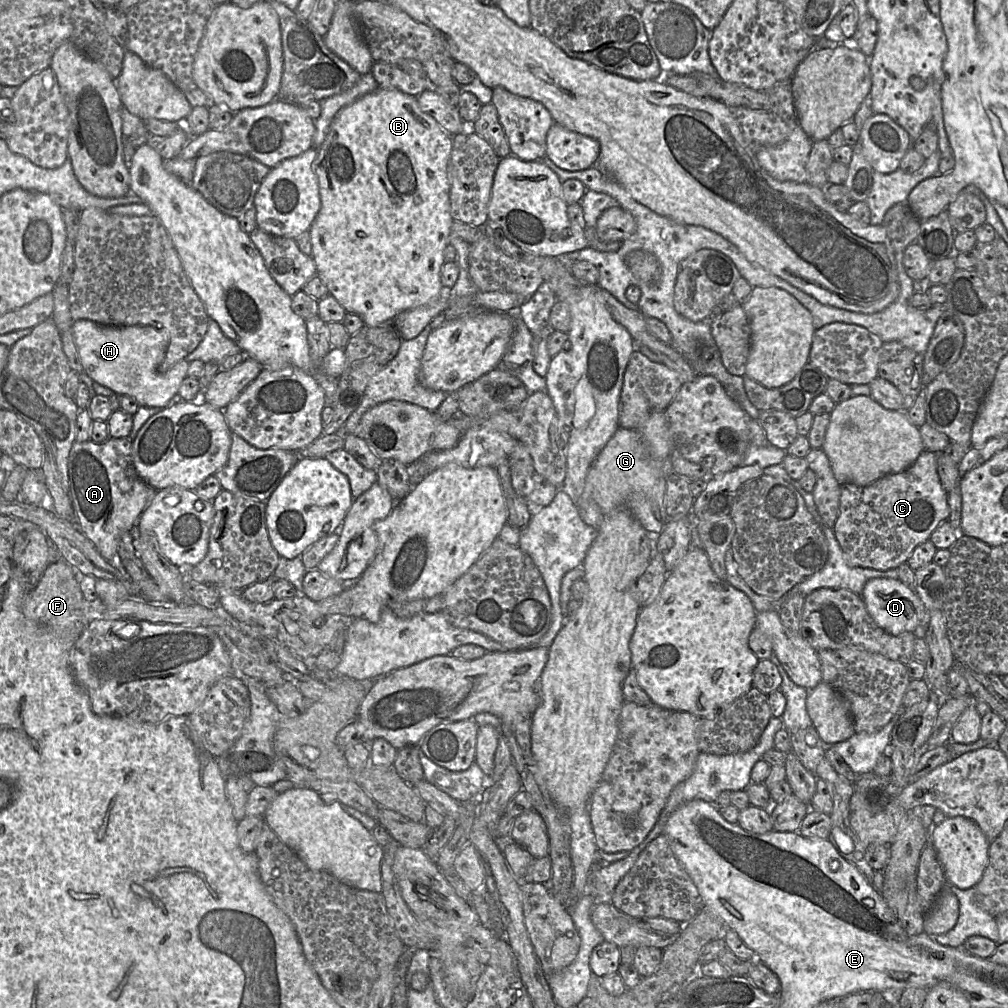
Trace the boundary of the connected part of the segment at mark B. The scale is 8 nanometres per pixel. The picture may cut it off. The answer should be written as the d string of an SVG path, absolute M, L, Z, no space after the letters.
M378 88L341 108L333 118L323 143L317 149L313 169L318 179L321 207L309 229L312 245L311 256L316 265L316 275L327 286L329 294L335 297L346 313L359 315L367 326L375 327L392 322L398 313L430 301L443 287L440 271L445 262L444 249L448 245L454 221L451 215L448 180L448 163L453 146L452 137L453 135L445 132L432 116L420 109L417 97L396 89Z

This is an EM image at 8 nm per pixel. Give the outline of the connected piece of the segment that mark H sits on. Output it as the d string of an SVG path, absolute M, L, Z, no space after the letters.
M79 319L73 321L72 332L84 372L113 392L135 398L139 406L167 407L187 376L189 363L185 358L167 370L160 368L170 340L165 328L101 325L88 319Z

